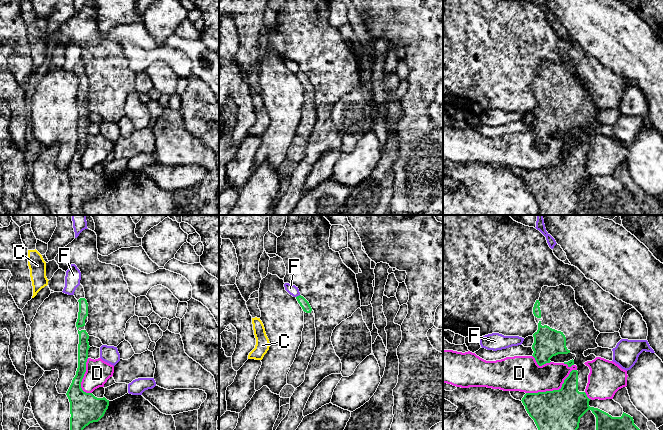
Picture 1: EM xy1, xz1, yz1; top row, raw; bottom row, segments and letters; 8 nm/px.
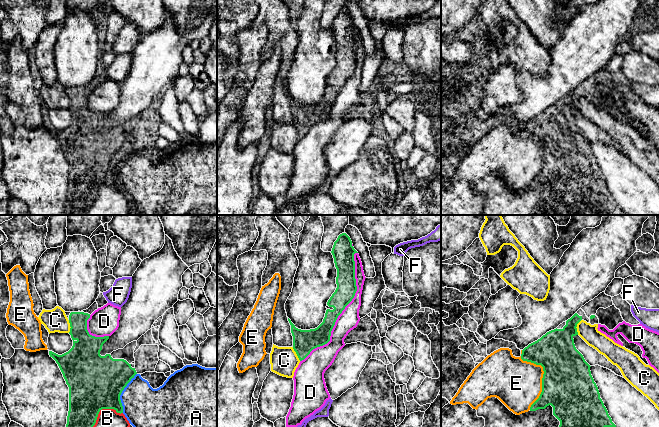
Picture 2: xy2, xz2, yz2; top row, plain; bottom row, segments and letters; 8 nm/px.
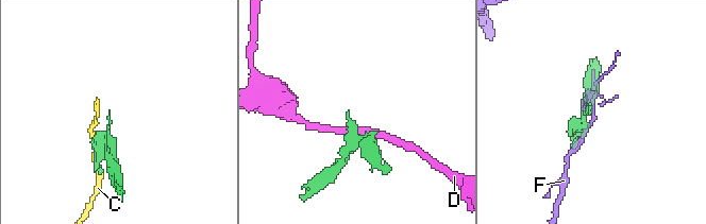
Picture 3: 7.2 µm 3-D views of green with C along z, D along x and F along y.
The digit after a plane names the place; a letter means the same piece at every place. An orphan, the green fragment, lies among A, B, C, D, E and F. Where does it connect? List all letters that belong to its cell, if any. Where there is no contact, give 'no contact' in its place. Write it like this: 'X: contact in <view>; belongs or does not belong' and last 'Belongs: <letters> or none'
A: contact in xy2; does not belong
B: contact in xy2; does not belong
C: contact in yz2; does not belong
D: contact in xz2; does not belong
E: contact in yz2; does not belong
F: contact in xz1; does not belong
Belongs: none

